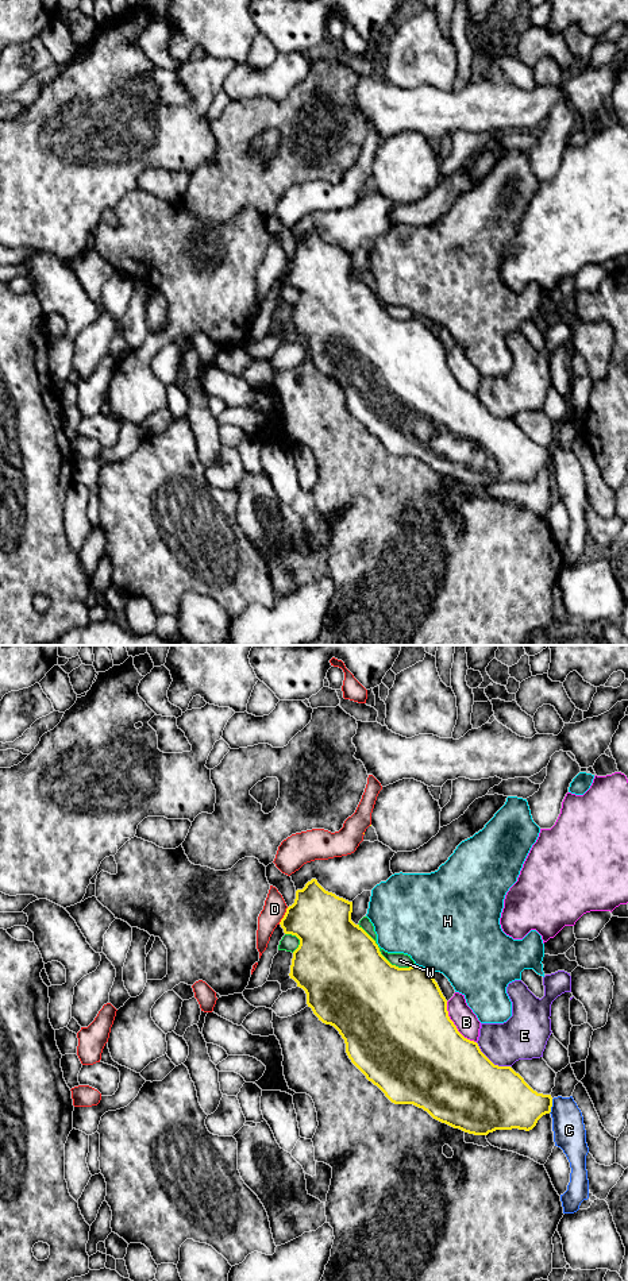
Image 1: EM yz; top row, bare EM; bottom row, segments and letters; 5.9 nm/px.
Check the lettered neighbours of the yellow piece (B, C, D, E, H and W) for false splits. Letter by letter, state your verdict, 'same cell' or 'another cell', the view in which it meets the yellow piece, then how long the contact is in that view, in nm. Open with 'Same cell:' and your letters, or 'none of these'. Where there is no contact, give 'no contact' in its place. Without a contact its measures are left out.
Same cell: none of these
B: another cell | yz | 300 nm
C: another cell | yz | 90 nm
D: another cell | yz | 120 nm
E: another cell | yz | 260 nm
H: another cell | yz | 100 nm
W: another cell | yz | 420 nm

